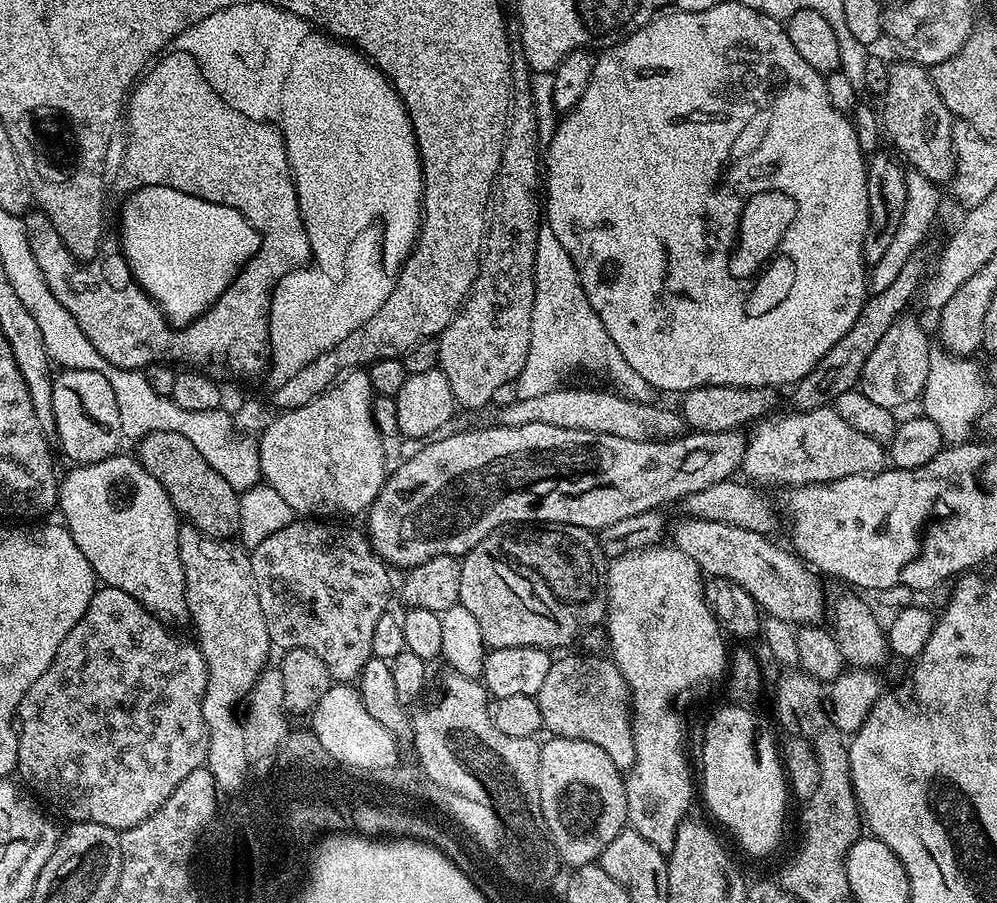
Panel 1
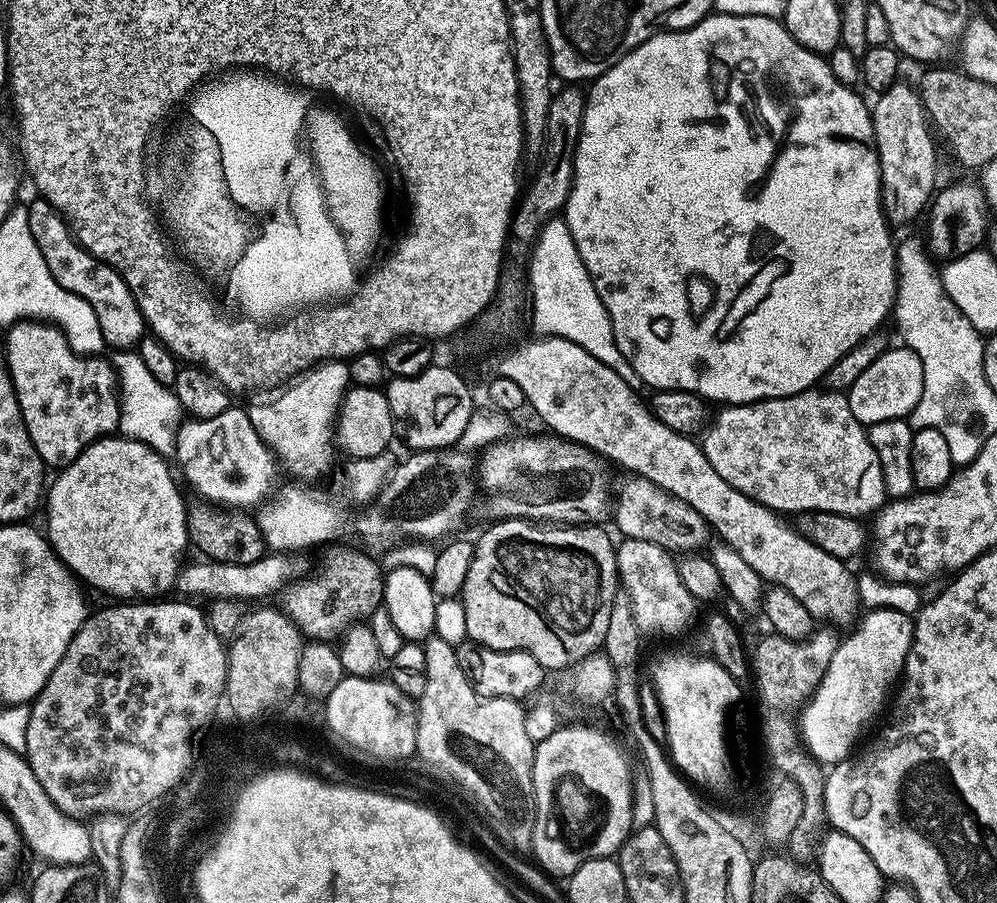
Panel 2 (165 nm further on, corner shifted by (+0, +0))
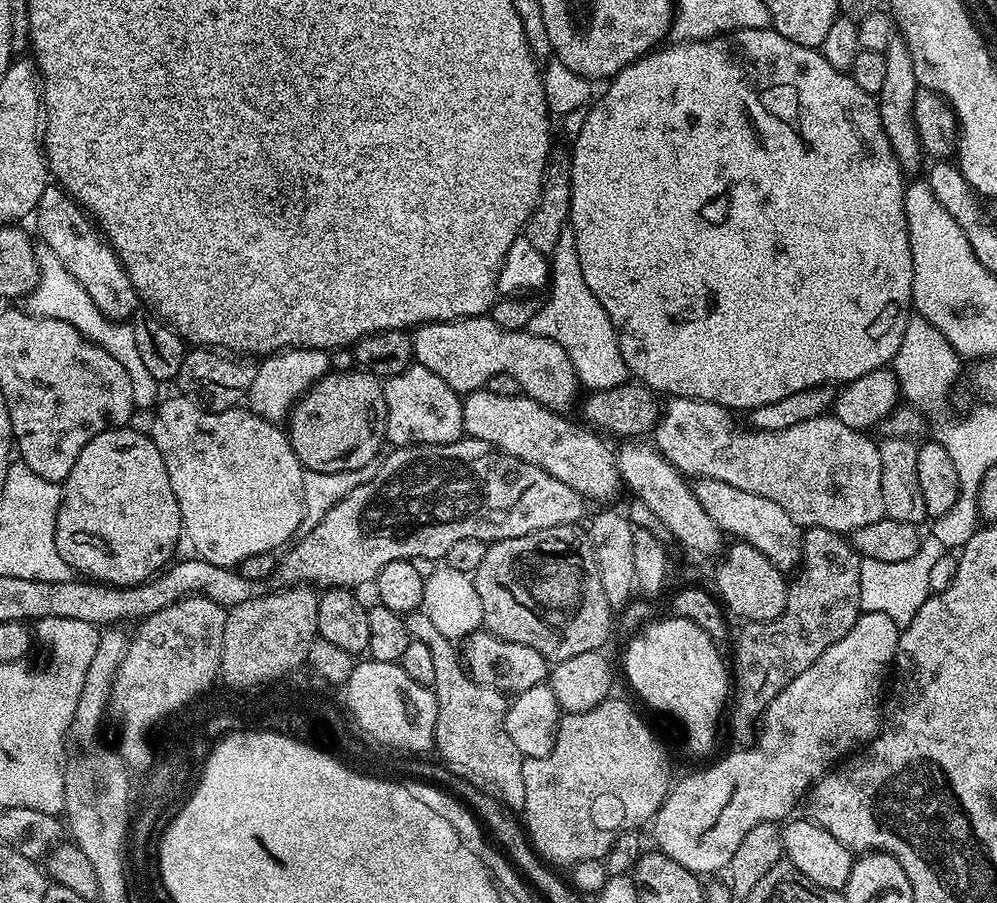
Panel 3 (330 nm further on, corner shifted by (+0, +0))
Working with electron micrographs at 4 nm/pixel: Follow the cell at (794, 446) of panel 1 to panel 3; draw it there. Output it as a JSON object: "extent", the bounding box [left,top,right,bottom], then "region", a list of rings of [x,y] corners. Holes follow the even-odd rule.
{"extent":[654,396,885,534],"region":[[[677,396],[669,399],[667,402],[669,404],[665,403],[663,405],[660,419],[656,422],[654,447],[657,452],[663,455],[685,477],[726,482],[730,486],[738,486],[738,490],[746,490],[750,494],[758,494],[758,498],[770,498],[770,502],[778,502],[778,506],[782,506],[782,510],[786,510],[786,514],[790,514],[792,521],[803,526],[805,529],[825,528],[831,532],[851,534],[854,530],[870,526],[872,522],[885,519],[884,507],[882,506],[882,458],[880,457],[877,441],[870,440],[866,437],[869,435],[866,435],[863,431],[838,422],[835,415],[825,414],[823,416],[812,417],[797,425],[790,426],[788,429],[778,430],[777,432],[755,430],[743,432],[742,429],[736,428],[735,422],[732,421],[733,413],[720,404],[711,404],[709,400],[694,400],[691,396]]]}

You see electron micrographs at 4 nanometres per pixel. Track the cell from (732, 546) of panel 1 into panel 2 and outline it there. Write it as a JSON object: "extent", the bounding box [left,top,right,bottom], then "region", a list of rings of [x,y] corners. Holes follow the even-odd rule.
{"extent":[614,478,710,554],"region":[[[630,478],[618,492],[614,502],[614,520],[621,537],[642,542],[654,542],[673,554],[692,554],[700,550],[710,537],[708,523],[682,498],[656,487],[643,478]]]}

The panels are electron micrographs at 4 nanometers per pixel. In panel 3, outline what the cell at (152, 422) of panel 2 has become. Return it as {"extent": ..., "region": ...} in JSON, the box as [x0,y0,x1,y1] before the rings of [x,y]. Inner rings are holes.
{"extent":[26,242,158,410],"region":[[[43,242],[37,243],[35,252],[37,266],[40,267],[40,276],[32,292],[26,296],[27,311],[31,312],[33,316],[54,318],[74,326],[74,330],[83,334],[90,343],[106,350],[106,354],[118,358],[118,362],[122,362],[122,366],[126,370],[126,374],[130,374],[130,386],[134,390],[136,408],[142,410],[142,408],[149,407],[148,409],[151,409],[158,400],[158,395],[156,396],[158,383],[150,376],[145,363],[142,362],[141,355],[138,354],[133,325],[128,322],[111,320],[106,314],[102,314],[102,310],[98,310],[98,306],[94,306],[90,294],[86,294],[86,290],[82,290],[82,286],[78,286],[74,274],[70,274],[70,270],[66,270],[66,266],[62,266],[62,262],[58,262],[58,254],[54,254],[54,250],[50,250],[50,246],[46,246]]]}

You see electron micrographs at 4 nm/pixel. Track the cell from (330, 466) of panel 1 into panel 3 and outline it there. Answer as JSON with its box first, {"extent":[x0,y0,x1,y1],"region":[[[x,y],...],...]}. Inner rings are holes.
{"extent":[246,348,331,422],"region":[[[288,348],[269,353],[259,364],[248,392],[246,388],[247,407],[264,420],[280,422],[291,413],[292,405],[330,370],[331,355],[325,349]]]}

